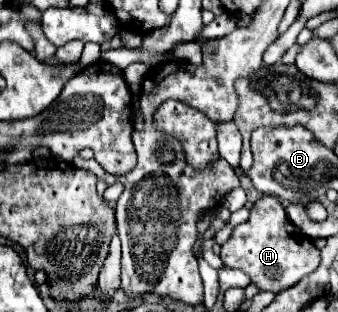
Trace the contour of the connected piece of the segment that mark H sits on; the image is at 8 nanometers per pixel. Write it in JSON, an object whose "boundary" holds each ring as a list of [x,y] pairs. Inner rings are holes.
{"boundary":[[[264,196],[256,202],[250,218],[232,230],[232,236],[222,244],[220,258],[224,266],[238,268],[250,276],[260,292],[278,294],[320,266],[320,248],[304,236],[286,216],[284,206],[276,196]]]}

